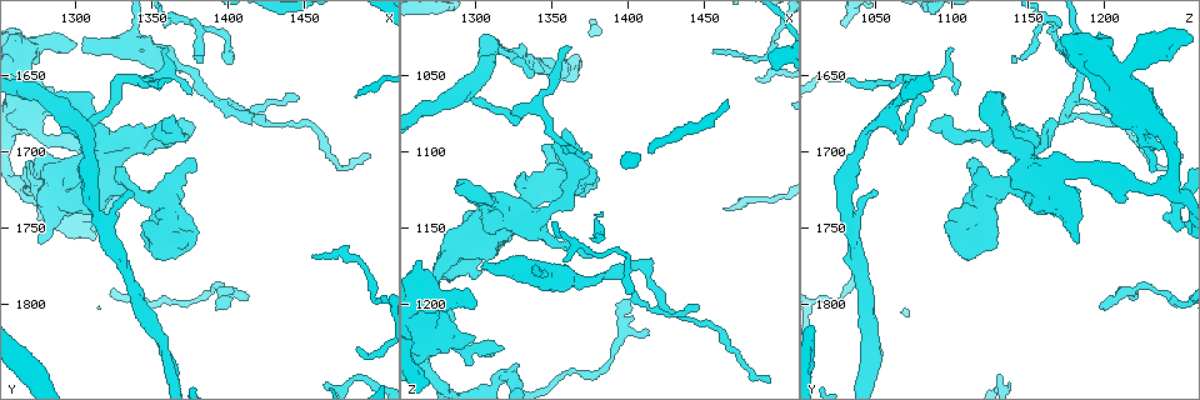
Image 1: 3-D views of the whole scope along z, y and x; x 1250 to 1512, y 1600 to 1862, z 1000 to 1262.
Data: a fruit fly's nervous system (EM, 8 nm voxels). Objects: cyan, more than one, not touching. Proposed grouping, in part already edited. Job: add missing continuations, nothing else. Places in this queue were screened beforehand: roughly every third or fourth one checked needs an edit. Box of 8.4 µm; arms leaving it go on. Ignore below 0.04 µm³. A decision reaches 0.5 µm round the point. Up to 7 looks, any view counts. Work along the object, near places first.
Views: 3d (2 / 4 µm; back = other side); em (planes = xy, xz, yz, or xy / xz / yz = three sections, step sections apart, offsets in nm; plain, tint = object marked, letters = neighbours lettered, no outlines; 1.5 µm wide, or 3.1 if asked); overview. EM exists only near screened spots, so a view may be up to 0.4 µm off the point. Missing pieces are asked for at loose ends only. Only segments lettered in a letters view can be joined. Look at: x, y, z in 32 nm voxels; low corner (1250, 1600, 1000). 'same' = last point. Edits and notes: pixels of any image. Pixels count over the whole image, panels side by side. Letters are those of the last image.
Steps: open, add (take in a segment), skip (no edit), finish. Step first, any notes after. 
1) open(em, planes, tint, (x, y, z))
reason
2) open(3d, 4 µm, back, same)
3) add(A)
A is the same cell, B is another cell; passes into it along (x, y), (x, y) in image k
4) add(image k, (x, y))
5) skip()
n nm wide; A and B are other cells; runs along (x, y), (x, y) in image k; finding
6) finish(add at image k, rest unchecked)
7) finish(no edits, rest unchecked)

open(em, xy, step 8, letters, (1274, 1758, 1182))
free end

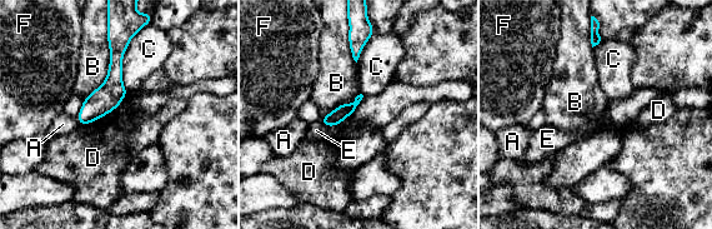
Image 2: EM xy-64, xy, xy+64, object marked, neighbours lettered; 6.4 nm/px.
open(em, planes, letters, same)
cut it another way

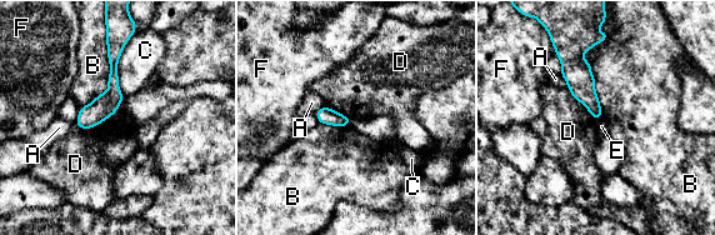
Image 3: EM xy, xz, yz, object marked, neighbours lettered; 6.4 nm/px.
skip()
A, B, C, D, E and F are other cells; border along (560, 73), (568, 88) in image 3; none of them fits

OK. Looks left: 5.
open(3d, 2 µm, (1332, 1716, 1114))
branch stops here

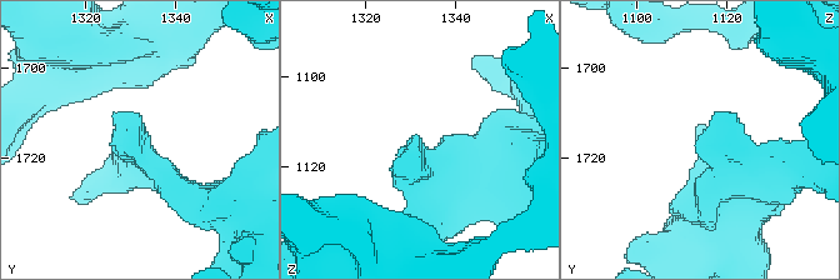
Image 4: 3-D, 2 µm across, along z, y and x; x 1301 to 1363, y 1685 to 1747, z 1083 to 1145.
open(em, xz, step 8, letters, (1332, 1717, 1113))

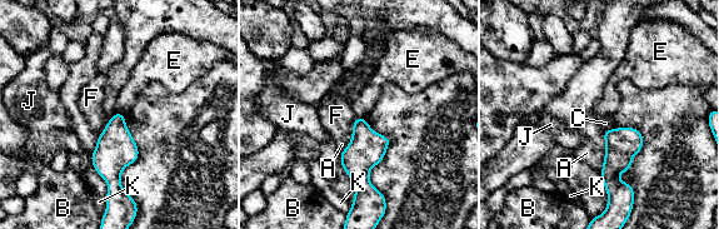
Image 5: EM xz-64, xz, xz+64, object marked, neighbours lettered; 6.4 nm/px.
open(em, planes, letters, same)

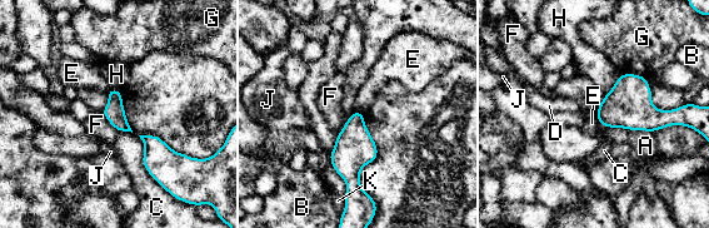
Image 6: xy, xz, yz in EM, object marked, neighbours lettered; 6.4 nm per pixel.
skip()
130 nm wide; A, B, C, D, E, F, G, H, J and K are other cells; border along (355, 110), (363, 114) in image 6; no lettered segment goes on from it

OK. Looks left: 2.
open(em, planes, letters, (1306, 1626, 1170))
free end

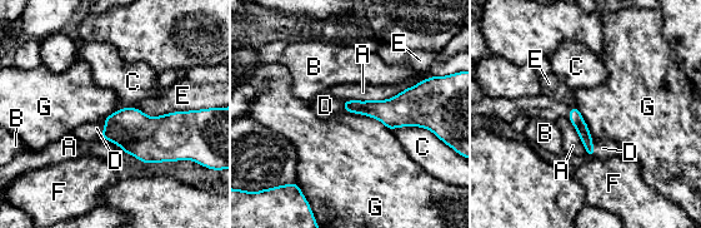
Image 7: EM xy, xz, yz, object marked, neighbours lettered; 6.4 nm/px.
add(image 7, (602, 148))
A touches over 600 nm; D is the same cell, A, B, C, E, F and G are other cells; passes into it along (575, 117), (594, 147), (602, 148) in image 7; the cell continues

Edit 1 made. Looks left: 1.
finish(add at image 7, rest unchecked)

